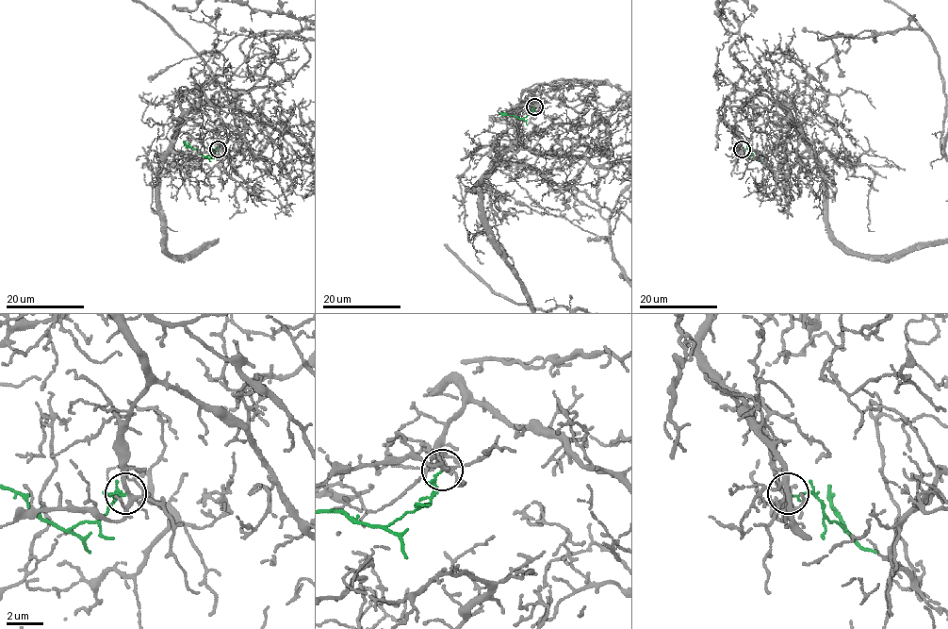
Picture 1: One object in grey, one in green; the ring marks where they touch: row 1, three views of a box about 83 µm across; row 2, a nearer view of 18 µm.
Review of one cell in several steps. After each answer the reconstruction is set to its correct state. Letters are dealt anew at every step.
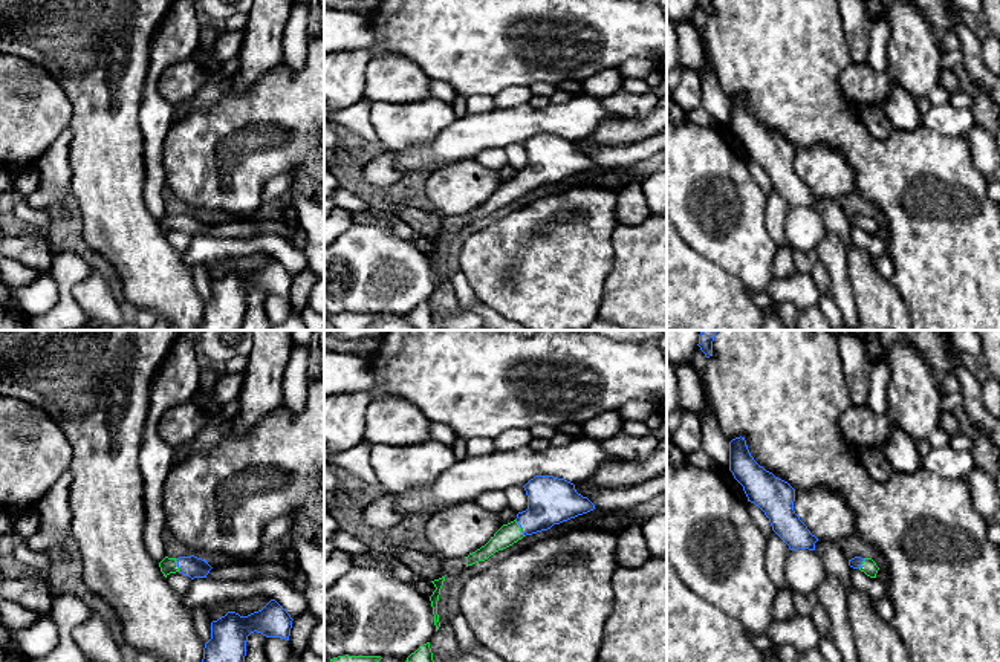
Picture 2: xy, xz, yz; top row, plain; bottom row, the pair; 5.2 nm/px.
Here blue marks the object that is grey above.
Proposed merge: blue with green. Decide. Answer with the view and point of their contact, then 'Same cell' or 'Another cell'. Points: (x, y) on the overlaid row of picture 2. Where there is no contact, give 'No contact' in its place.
Touches blue at xz (520, 526). Same cell

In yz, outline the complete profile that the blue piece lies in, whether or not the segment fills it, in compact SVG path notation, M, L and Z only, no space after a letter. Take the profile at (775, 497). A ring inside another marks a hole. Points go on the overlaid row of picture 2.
M742 436L729 442L729 471L743 486L748 501L765 512L772 531L791 550L815 550L818 538L810 534L794 511L795 489L760 466Z

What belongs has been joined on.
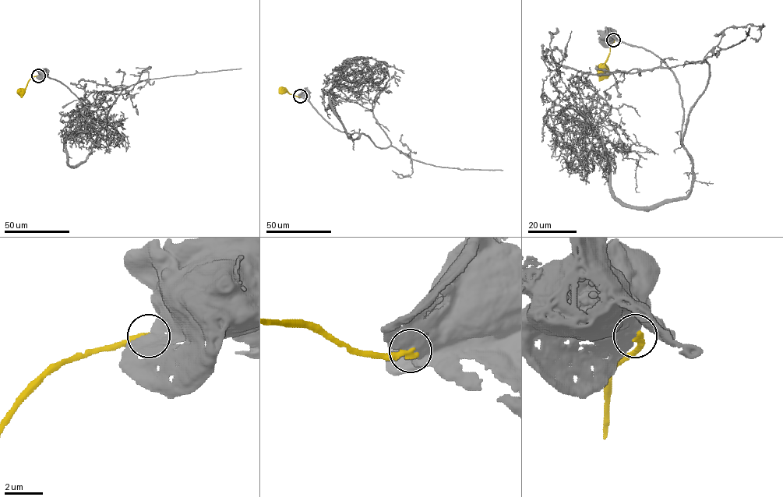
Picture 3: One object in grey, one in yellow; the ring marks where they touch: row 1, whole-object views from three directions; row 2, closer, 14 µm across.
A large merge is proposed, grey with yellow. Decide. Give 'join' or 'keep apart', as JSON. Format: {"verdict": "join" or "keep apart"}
{"verdict": "keep apart"}

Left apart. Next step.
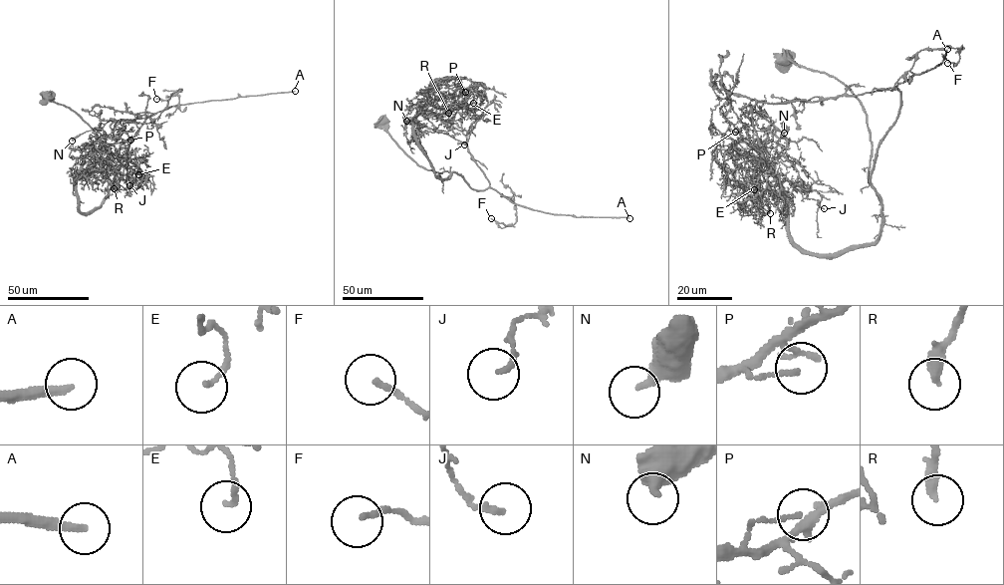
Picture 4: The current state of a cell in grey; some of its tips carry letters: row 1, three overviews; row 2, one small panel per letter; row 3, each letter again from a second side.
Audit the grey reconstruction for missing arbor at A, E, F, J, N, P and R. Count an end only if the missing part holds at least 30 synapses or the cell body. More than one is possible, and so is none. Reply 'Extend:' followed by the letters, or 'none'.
Extend: A

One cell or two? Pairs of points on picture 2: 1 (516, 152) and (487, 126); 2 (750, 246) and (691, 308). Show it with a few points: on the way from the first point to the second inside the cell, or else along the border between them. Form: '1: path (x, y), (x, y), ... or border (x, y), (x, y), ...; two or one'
1: border (522, 142), (505, 149); two
2: border (696, 251), (737, 277), (750, 289); two

